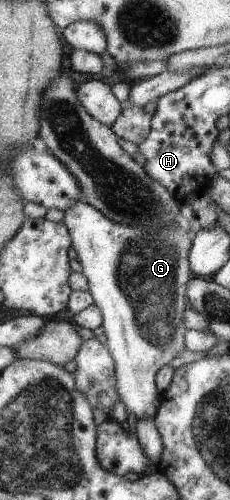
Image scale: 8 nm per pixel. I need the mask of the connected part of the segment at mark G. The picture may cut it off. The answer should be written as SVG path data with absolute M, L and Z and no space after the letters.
M83 201L64 210L61 222L68 230L71 246L82 267L81 274L87 280L93 304L100 310L101 326L106 337L105 348L114 362L114 388L118 401L135 420L154 418L160 394L154 386L154 376L175 354L185 350L183 341L186 328L182 312L188 307L185 292L192 278L187 260L191 246L188 229L180 219L176 226L166 230L146 231L139 226L121 226Z

